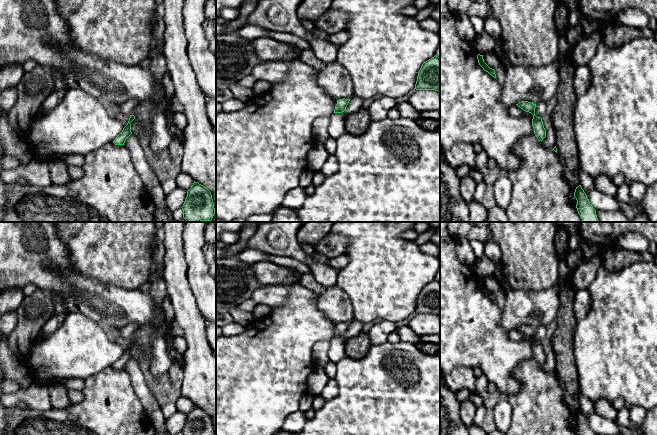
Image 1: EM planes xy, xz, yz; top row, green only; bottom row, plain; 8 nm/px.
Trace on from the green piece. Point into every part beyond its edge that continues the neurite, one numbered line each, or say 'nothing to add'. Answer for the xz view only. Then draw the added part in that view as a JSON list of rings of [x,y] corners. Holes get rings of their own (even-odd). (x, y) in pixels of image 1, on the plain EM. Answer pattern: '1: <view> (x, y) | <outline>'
nothing to add

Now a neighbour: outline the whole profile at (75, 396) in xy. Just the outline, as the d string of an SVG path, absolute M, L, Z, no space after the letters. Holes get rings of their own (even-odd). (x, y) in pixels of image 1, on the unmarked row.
M68 390L68 396L72 404L79 403L83 400L83 393L77 390Z

